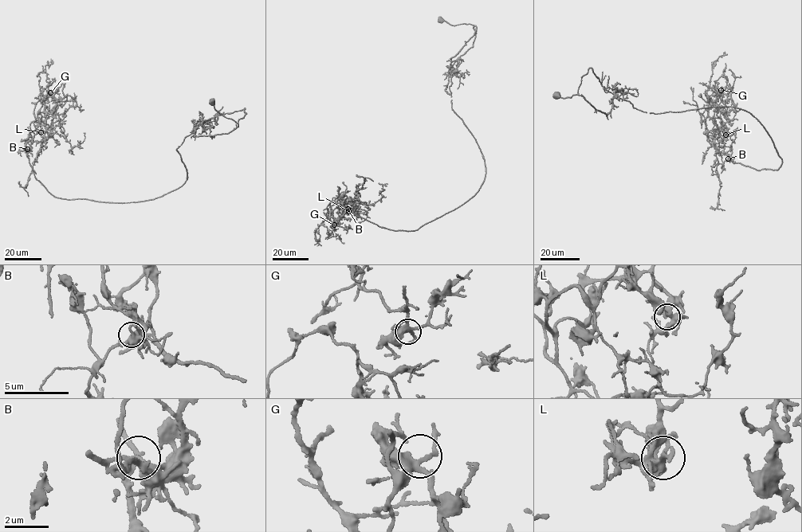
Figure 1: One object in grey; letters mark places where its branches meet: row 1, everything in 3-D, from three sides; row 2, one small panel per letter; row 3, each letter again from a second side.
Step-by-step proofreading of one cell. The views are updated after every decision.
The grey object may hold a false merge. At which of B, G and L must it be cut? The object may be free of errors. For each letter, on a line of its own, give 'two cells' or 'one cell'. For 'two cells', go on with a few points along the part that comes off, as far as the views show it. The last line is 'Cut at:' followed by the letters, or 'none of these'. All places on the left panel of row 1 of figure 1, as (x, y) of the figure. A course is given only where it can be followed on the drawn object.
B: two cells; course (27, 149), (54, 197), (155, 198), (185, 182), (176, 149), (199, 123), (197, 136), (238, 126), (210, 99)
G: one cell
L: one cell
Cut at: B

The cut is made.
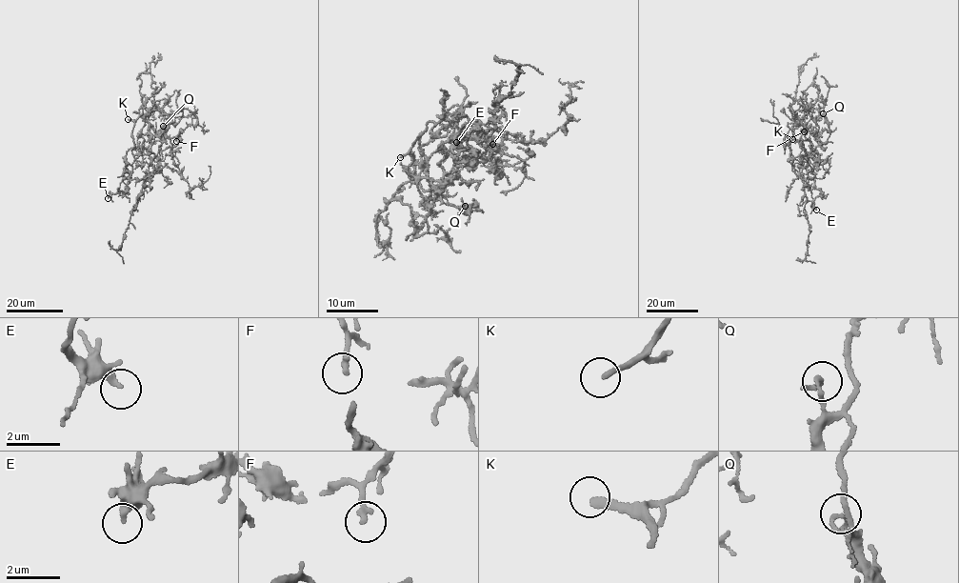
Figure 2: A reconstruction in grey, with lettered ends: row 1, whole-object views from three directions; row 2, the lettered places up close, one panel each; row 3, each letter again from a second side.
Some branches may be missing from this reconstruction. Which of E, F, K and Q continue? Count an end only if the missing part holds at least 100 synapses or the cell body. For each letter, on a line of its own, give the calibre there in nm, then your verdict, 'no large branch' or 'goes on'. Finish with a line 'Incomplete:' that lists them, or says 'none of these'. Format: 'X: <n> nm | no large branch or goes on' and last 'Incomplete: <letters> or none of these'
E: 240 nm | no large branch
F: 200 nm | no large branch
K: 240 nm | goes on
Q: 200 nm | no large branch
Incomplete: K

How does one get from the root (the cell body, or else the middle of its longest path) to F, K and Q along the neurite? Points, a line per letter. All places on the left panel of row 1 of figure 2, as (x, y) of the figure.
F: (134, 146), (131, 130), (134, 120), (143, 111), (140, 109), (140, 114), (154, 131), (173, 136), (176, 141)
K: (134, 146), (131, 130), (134, 122), (128, 119)
Q: (134, 146), (131, 130), (143, 111), (140, 109), (145, 122), (142, 133), (152, 142), (161, 139), (163, 126)

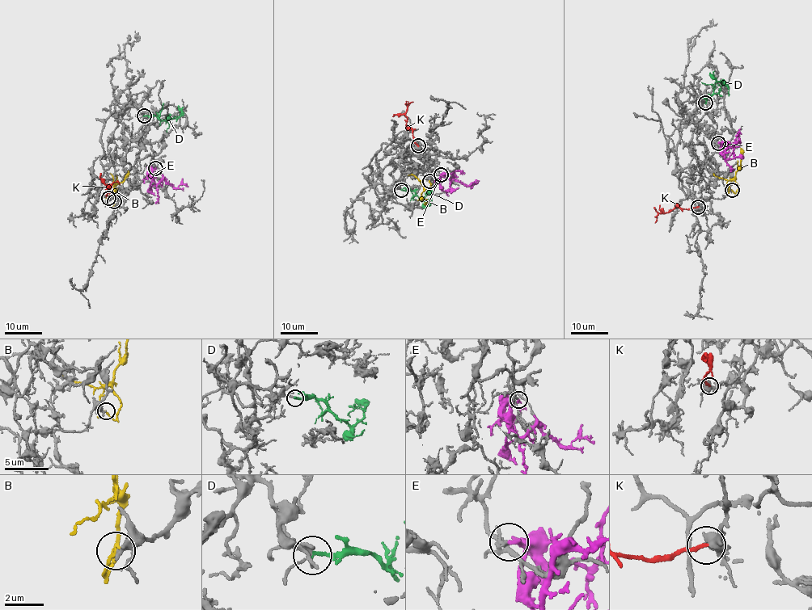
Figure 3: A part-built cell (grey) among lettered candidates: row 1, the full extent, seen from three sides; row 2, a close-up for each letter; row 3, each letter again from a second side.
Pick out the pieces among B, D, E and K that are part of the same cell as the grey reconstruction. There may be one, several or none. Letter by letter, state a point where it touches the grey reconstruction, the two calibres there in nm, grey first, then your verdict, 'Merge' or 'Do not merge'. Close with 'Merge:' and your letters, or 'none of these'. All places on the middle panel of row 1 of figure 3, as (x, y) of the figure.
B: Touches grey at (429, 181). Thickness 280 nm (grey) against 130 nm. Do not merge
D: Touches grey at (401, 190). Thickness 140 nm (grey) against 200 nm. Merge
E: Touches grey at (441, 174). Thickness 180 nm (grey) against 200 nm. Do not merge
K: Touches grey at (418, 145). Thickness 400 nm (grey) against 180 nm. Merge
Merge: D, K

